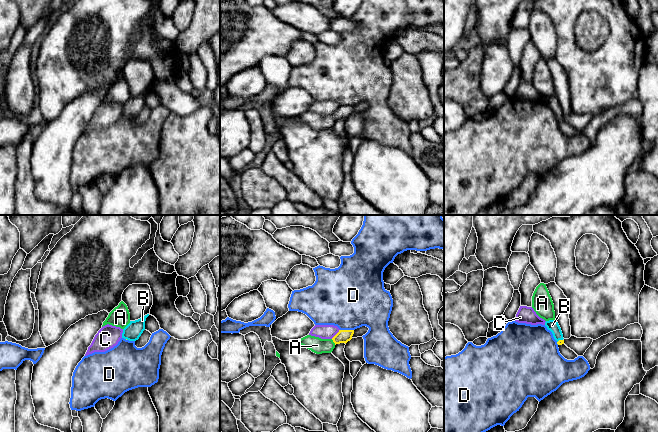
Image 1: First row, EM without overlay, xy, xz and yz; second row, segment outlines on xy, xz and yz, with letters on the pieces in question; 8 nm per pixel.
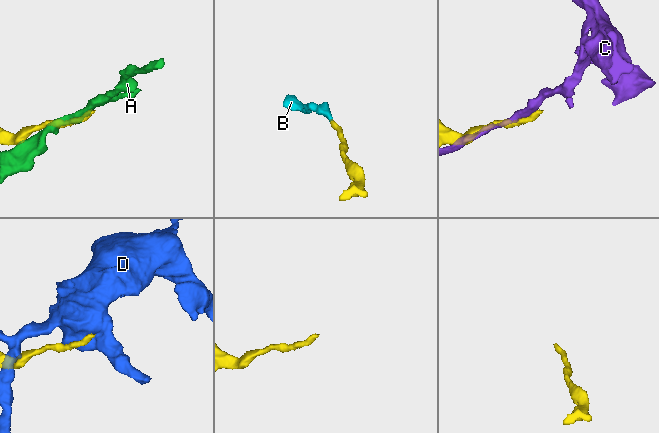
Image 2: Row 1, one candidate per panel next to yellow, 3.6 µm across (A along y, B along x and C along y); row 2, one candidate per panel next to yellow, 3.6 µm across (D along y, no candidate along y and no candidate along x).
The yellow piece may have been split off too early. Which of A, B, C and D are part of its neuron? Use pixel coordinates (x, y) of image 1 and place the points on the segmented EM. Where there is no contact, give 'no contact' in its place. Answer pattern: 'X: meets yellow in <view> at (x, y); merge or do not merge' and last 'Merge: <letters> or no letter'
A: meets yellow in xz at (333, 341); do not merge
B: meets yellow in yz at (559, 340); merge
C: meets yellow in xz at (336, 334); do not merge
D: meets yellow in xz at (347, 330); do not merge
Merge: B

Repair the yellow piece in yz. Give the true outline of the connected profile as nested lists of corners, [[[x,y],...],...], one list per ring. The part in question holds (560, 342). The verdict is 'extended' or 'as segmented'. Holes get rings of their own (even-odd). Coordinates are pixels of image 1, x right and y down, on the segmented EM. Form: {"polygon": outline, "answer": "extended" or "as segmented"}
{"polygon": [[[549,320],[545,322],[545,326],[553,334],[554,339],[557,341],[558,345],[564,344],[564,338],[561,331],[561,328],[556,320]]], "answer": "extended"}

